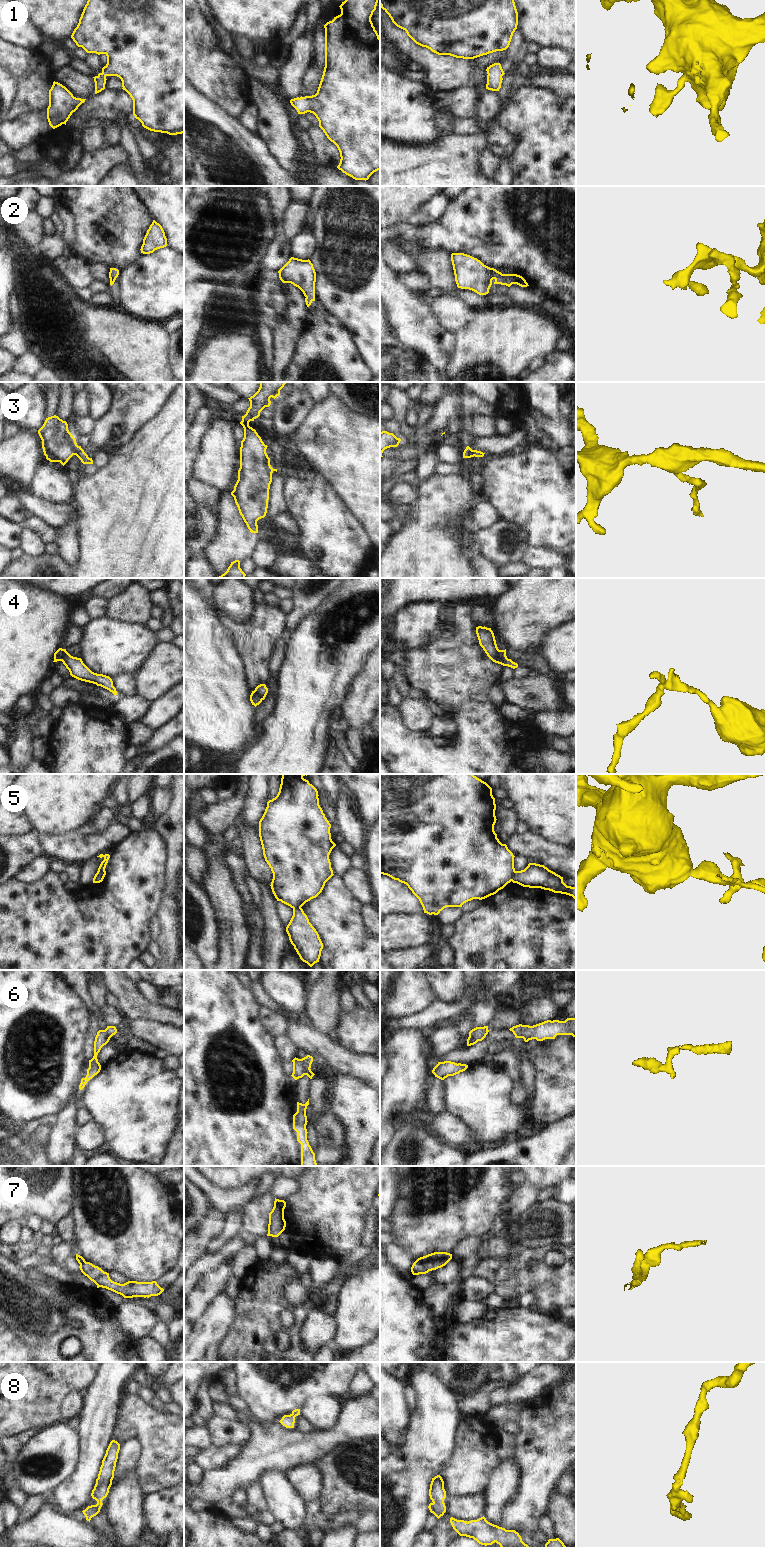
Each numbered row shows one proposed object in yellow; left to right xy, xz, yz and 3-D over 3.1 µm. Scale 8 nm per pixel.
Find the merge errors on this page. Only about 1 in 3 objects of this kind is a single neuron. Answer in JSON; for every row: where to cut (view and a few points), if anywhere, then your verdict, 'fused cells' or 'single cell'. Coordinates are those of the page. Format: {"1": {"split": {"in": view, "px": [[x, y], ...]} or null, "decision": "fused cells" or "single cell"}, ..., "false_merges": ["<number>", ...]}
{"1": {"split": null, "decision": "single cell"}, "2": {"split": null, "decision": "single cell"}, "3": {"split": {"in": "xy", "px": [[78, 446], [74, 454]]}, "decision": "fused cells"}, "4": {"split": {"in": "yz", "px": [[498, 650], [498, 656], [503, 664]]}, "decision": "fused cells"}, "5": {"split": {"in": "yz", "px": [[515, 871], [511, 880]]}, "decision": "fused cells"}, "6": {"split": {"in": "xz", "px": [[300, 1059], [304, 1074]]}, "decision": "fused cells"}, "7": {"split": {"in": "yz", "px": [[415, 1261], [420, 1261], [428, 1271]]}, "decision": "fused cells"}, "8": {"split": null, "decision": "single cell"}, "false_merges": ["3", "4", "5", "6", "7"]}

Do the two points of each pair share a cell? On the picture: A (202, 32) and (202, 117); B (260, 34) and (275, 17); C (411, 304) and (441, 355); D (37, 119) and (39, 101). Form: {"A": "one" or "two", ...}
{"A": "two", "B": "one", "C": "one", "D": "two"}

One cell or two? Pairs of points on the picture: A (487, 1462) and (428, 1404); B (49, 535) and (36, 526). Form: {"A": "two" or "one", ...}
{"A": "two", "B": "one"}

